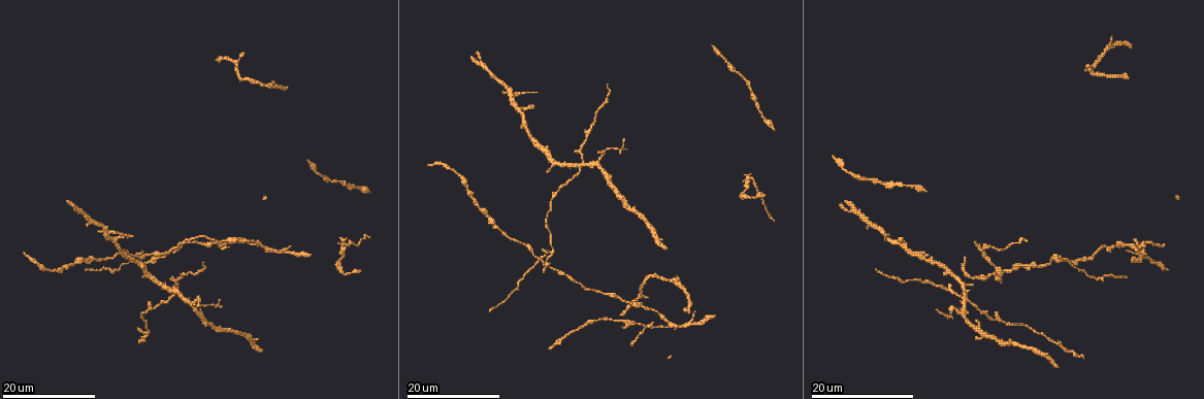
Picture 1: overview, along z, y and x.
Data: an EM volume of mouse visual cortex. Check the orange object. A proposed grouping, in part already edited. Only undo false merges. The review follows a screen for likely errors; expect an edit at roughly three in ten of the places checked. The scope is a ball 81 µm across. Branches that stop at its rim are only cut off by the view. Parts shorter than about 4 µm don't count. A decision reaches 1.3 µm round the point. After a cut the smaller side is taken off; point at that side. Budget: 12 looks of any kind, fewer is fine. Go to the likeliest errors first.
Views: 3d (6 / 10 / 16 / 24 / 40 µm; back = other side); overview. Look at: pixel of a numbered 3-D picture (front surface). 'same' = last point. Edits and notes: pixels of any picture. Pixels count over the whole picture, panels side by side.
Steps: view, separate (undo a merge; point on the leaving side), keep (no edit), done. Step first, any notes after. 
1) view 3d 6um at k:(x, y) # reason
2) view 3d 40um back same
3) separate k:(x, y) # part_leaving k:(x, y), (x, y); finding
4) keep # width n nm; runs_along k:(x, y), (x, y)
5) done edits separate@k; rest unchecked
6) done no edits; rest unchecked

view 3d 16um at 1:(1143, 243) # four-way junction

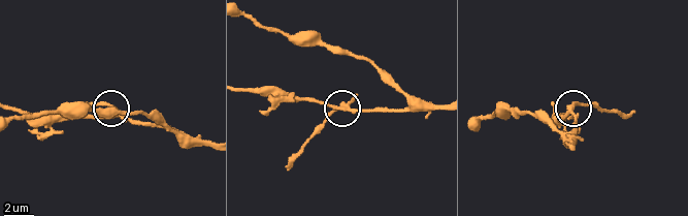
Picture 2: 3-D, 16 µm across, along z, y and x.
view 3d 10um at 2:(570, 110) # closer look

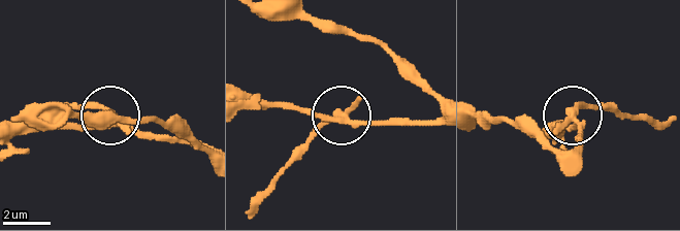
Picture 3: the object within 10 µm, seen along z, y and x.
view 3d 10um back at 3:(335, 114)

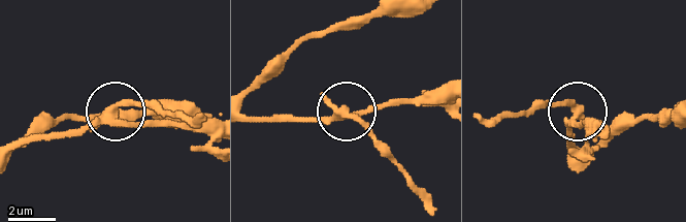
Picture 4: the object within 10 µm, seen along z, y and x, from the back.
keep # arms 4; runs_along 4:(249, 117), (331, 119), (418, 101); one cell here

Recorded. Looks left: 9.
view 3d 24um at 1:(604, 153) # thin arm on a thick one

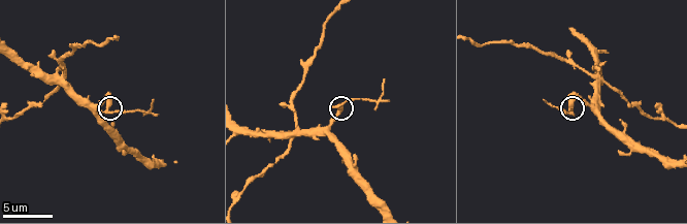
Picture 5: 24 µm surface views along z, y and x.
view 3d 10um at 5:(110, 110)

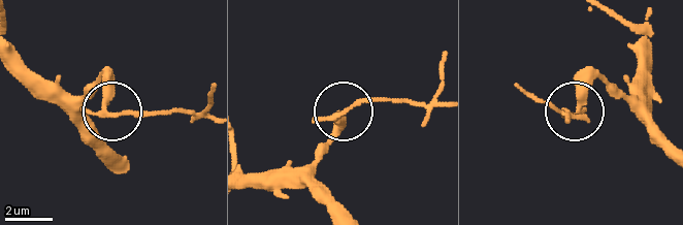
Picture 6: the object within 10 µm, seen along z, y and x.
keep # width 200 nm; one cell here

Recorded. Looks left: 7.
view 3d 24um at 1:(513, 92) # small branch off a trunk

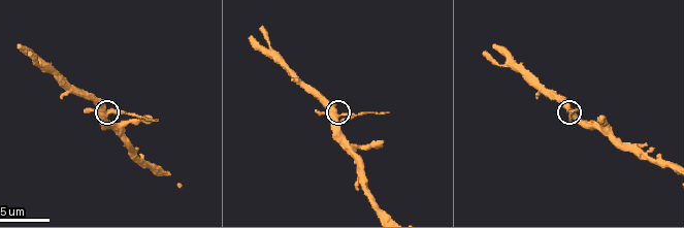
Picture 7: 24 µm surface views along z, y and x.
view 3d 6um at 7:(336, 116)

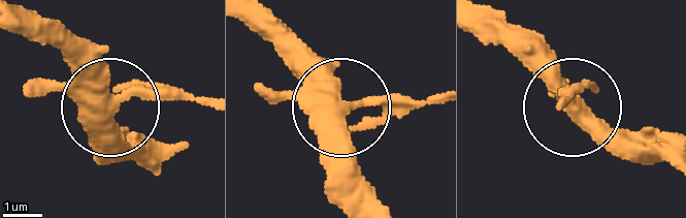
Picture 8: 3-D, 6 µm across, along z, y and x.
keep # side_arm 6 um; runs_along 8:(138, 164), (112, 105), (145, 92), (204, 99); all the same cell

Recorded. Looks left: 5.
view 3d 16um at 1:(1068, 259) # four-way junction

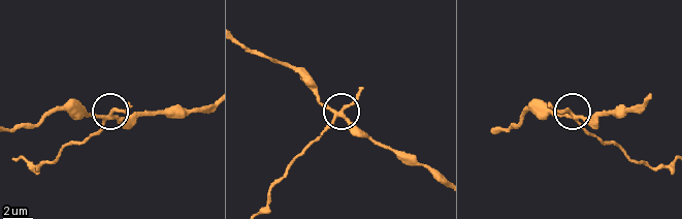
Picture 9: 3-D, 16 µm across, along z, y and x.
view 3d 10um at 9:(339, 115)

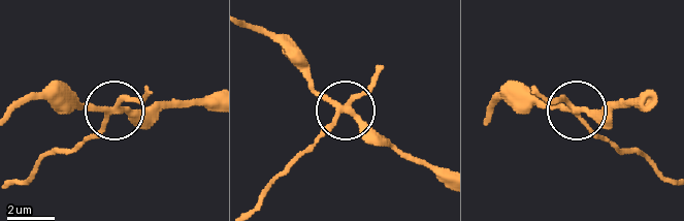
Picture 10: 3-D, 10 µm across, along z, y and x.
separate 10:(96, 133) # width 210 nm; part_leaving 10:(112, 111), (94, 132), (53, 152), (31, 178), (18, 182); two cells meet here

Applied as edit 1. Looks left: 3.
view overview # see it whole again

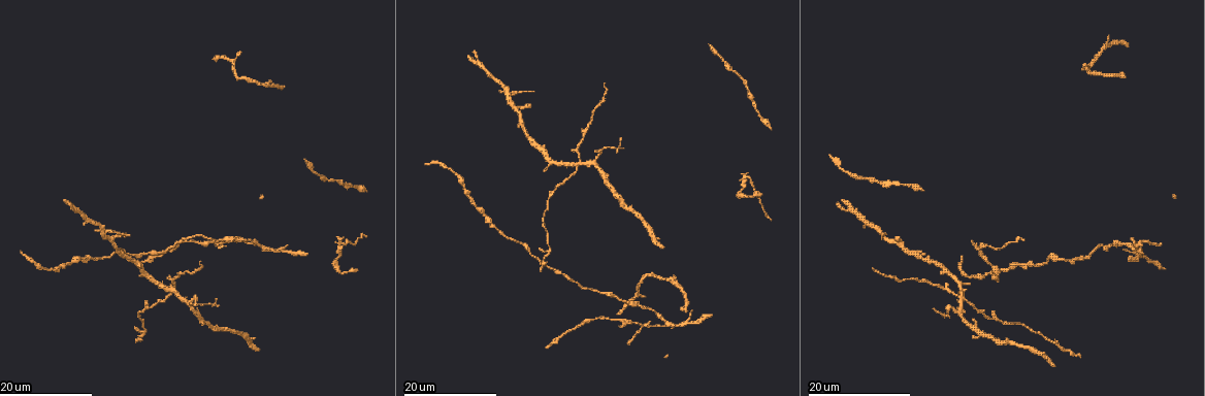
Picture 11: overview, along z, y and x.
view 3d 24um at 11:(960, 296)

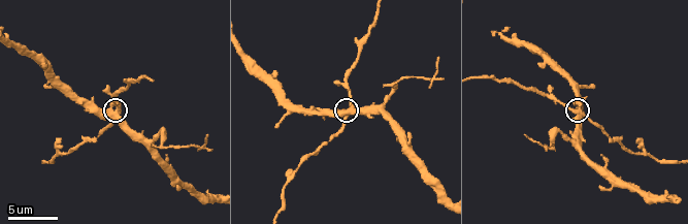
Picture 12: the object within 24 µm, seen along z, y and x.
view 3d 10um at 12:(578, 107) # zoom in

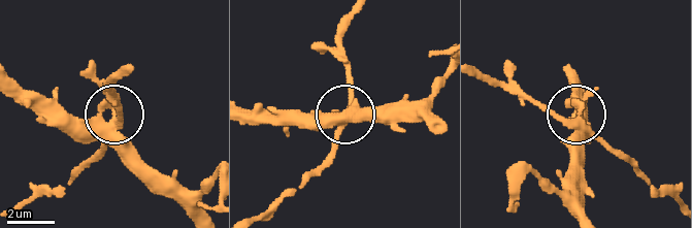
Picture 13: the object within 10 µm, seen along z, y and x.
separate 13:(334, 145) # side_arm 42 um; two cells meet here

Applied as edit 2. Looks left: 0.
done edits separate@10, separate@13; rest unchecked

